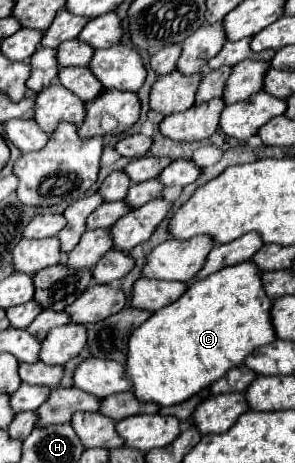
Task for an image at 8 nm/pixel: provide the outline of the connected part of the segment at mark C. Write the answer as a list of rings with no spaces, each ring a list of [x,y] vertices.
[[[240,262],[210,274],[204,280],[188,286],[182,298],[158,312],[154,312],[140,328],[136,328],[128,340],[126,352],[126,378],[132,382],[132,394],[140,402],[154,402],[158,406],[172,406],[208,388],[222,378],[230,368],[236,368],[258,346],[274,342],[274,330],[270,324],[270,298],[266,296],[260,274],[252,262]]]

